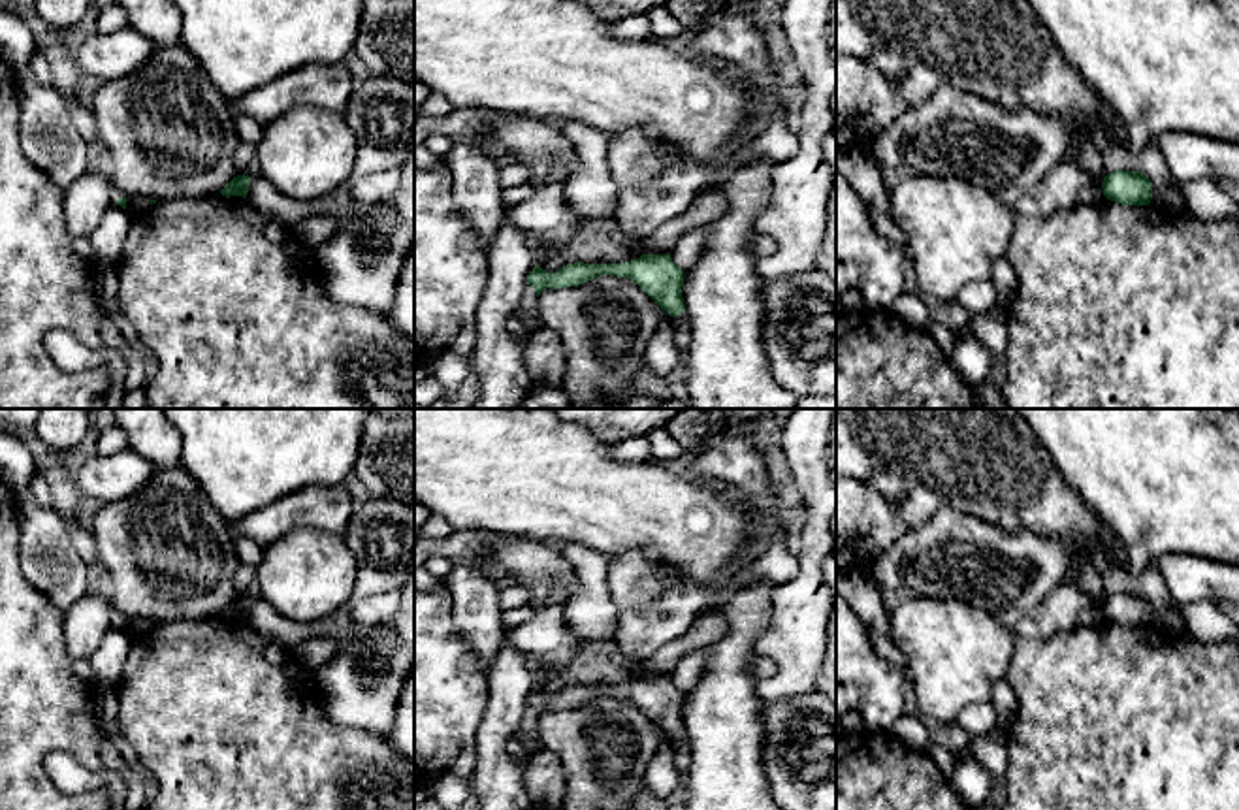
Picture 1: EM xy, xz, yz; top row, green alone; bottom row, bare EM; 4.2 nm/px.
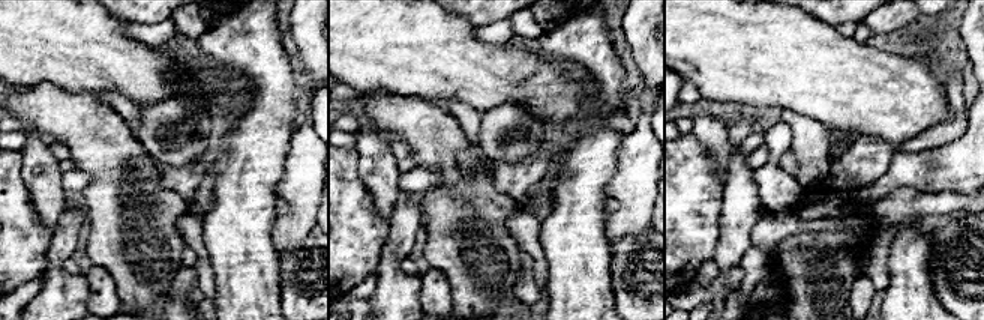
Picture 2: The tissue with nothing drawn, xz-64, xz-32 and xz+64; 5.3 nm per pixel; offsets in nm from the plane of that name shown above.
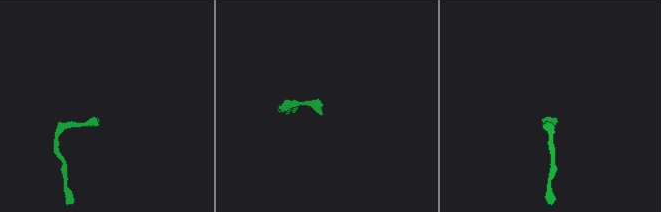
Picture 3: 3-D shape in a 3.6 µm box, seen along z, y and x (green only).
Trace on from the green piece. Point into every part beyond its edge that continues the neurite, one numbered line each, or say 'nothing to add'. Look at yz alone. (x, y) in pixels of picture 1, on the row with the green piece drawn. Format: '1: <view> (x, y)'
nothing to add

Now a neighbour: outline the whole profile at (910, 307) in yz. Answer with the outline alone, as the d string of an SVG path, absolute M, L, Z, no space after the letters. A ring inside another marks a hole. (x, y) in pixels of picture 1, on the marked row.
M900 294L891 311L911 328L926 328L928 324L928 309L921 294Z

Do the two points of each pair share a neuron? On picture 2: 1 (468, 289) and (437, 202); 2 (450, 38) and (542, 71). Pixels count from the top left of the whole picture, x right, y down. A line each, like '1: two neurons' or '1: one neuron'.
1: one neuron
2: one neuron

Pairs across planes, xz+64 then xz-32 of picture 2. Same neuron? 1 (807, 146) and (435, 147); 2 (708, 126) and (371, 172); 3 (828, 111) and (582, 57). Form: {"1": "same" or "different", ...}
{"1": "different", "2": "same", "3": "different"}

